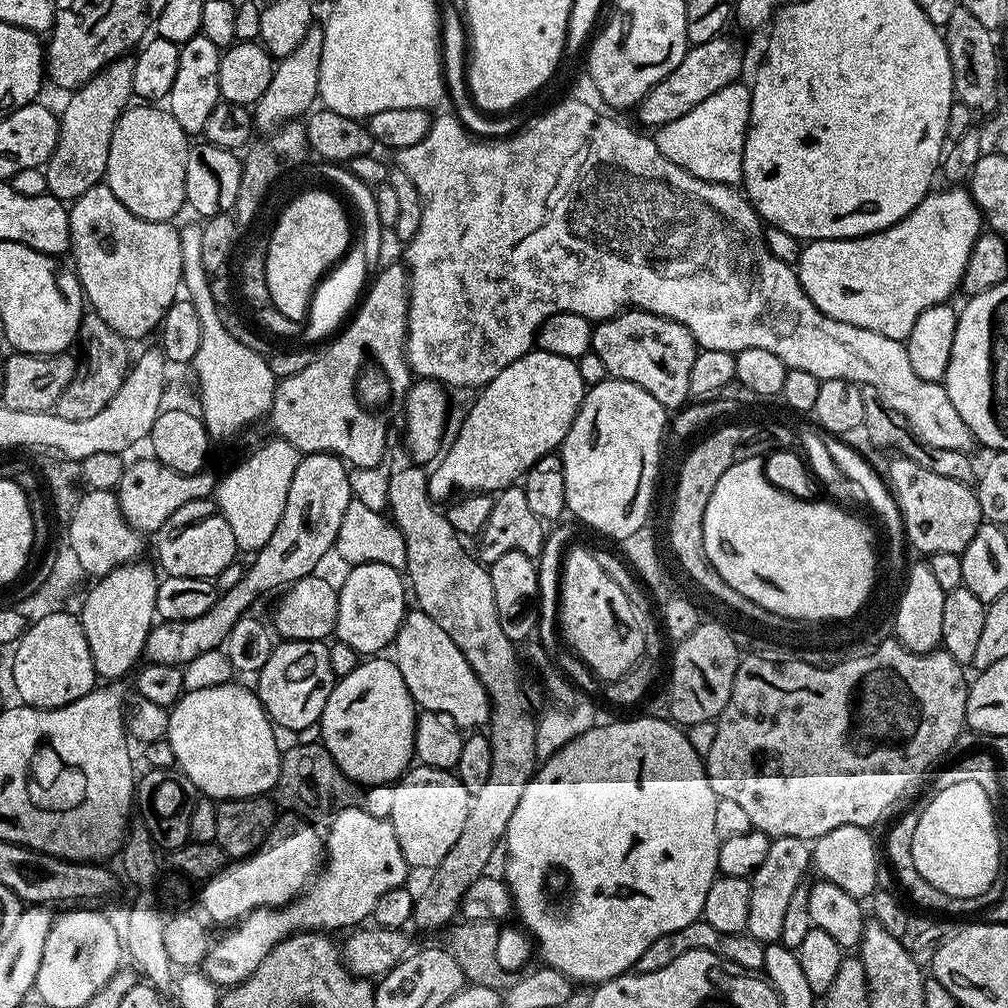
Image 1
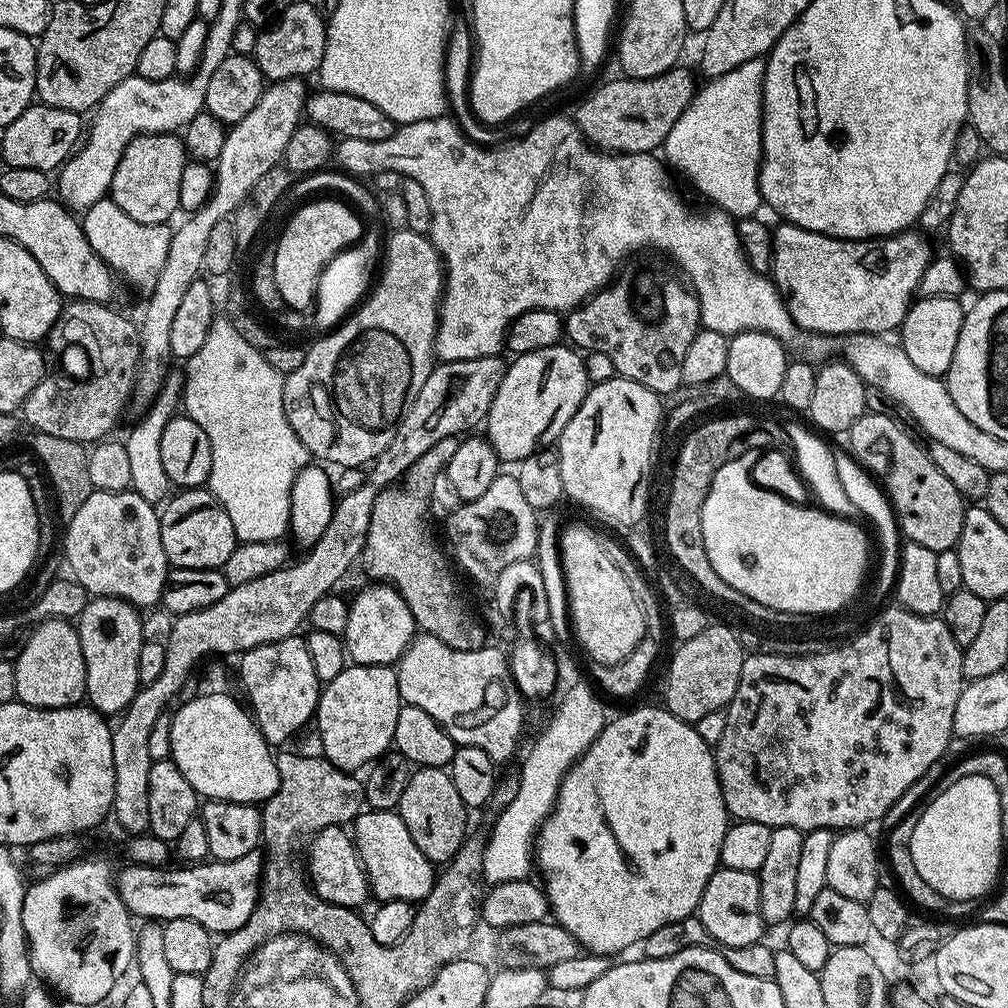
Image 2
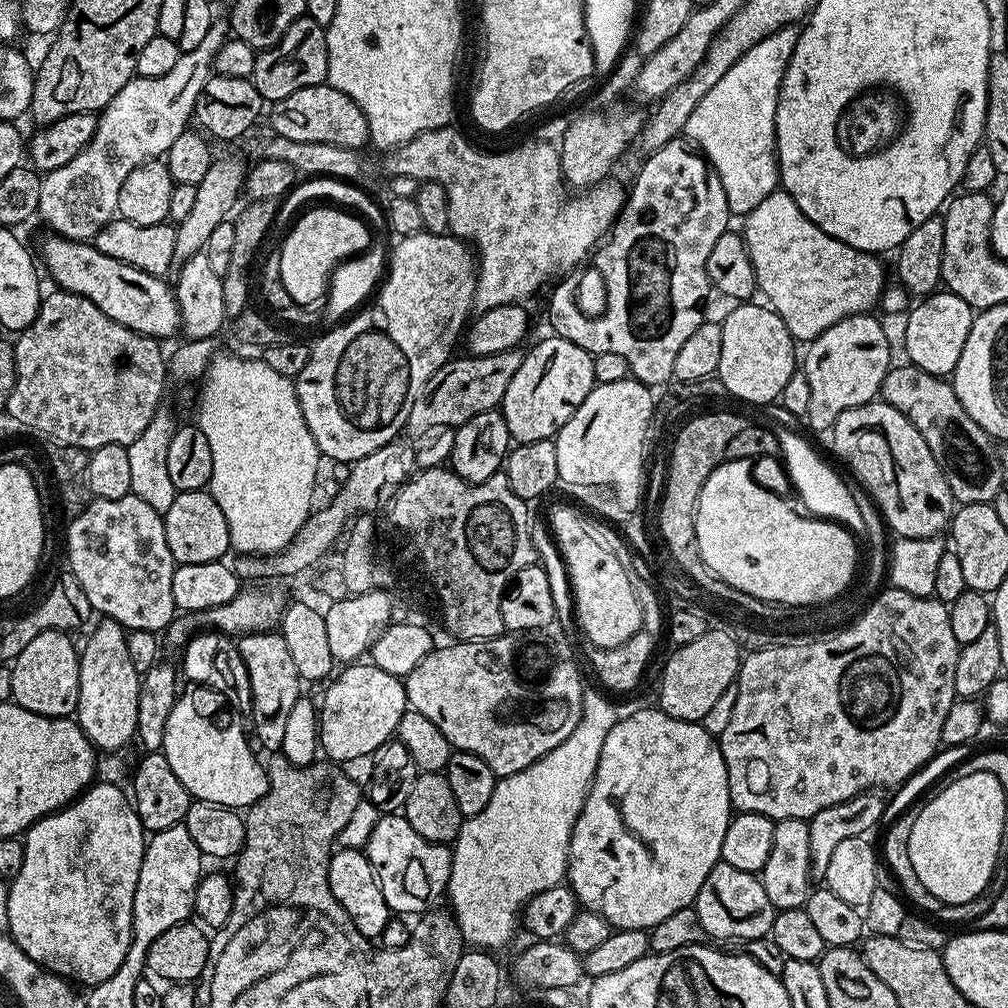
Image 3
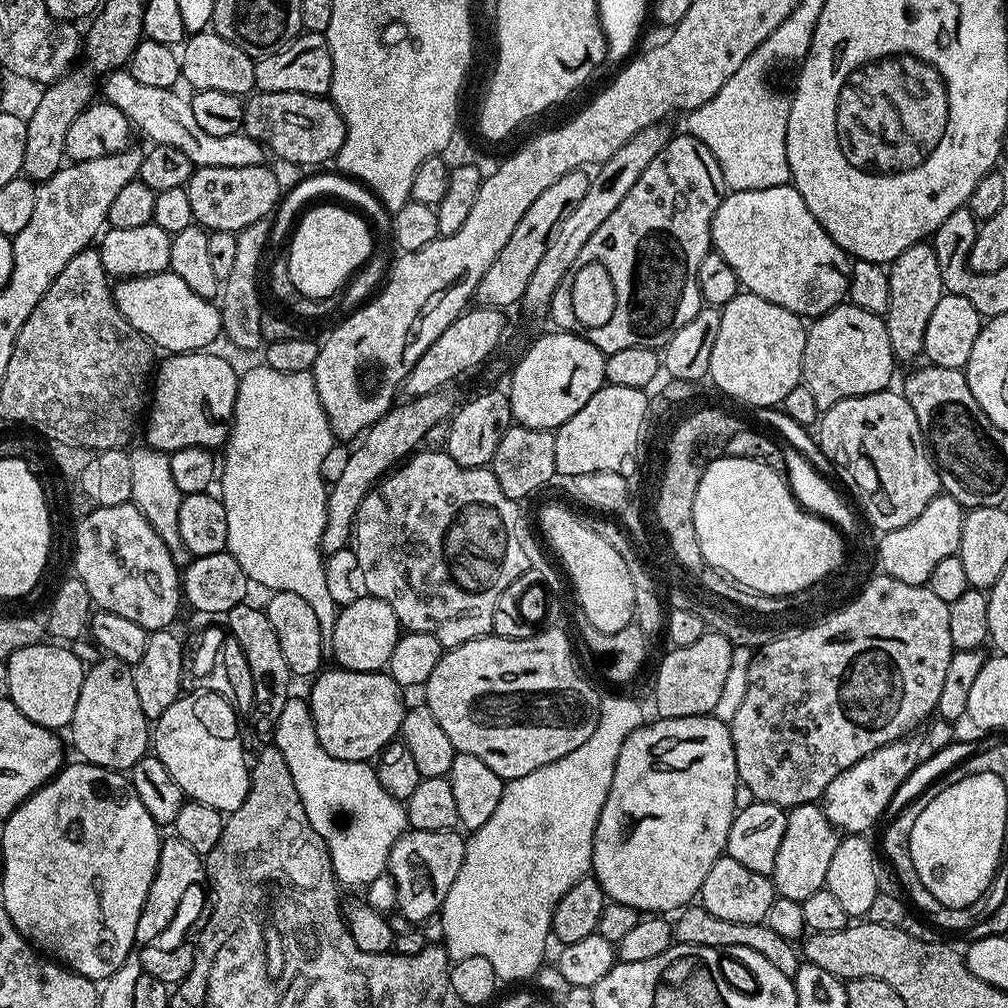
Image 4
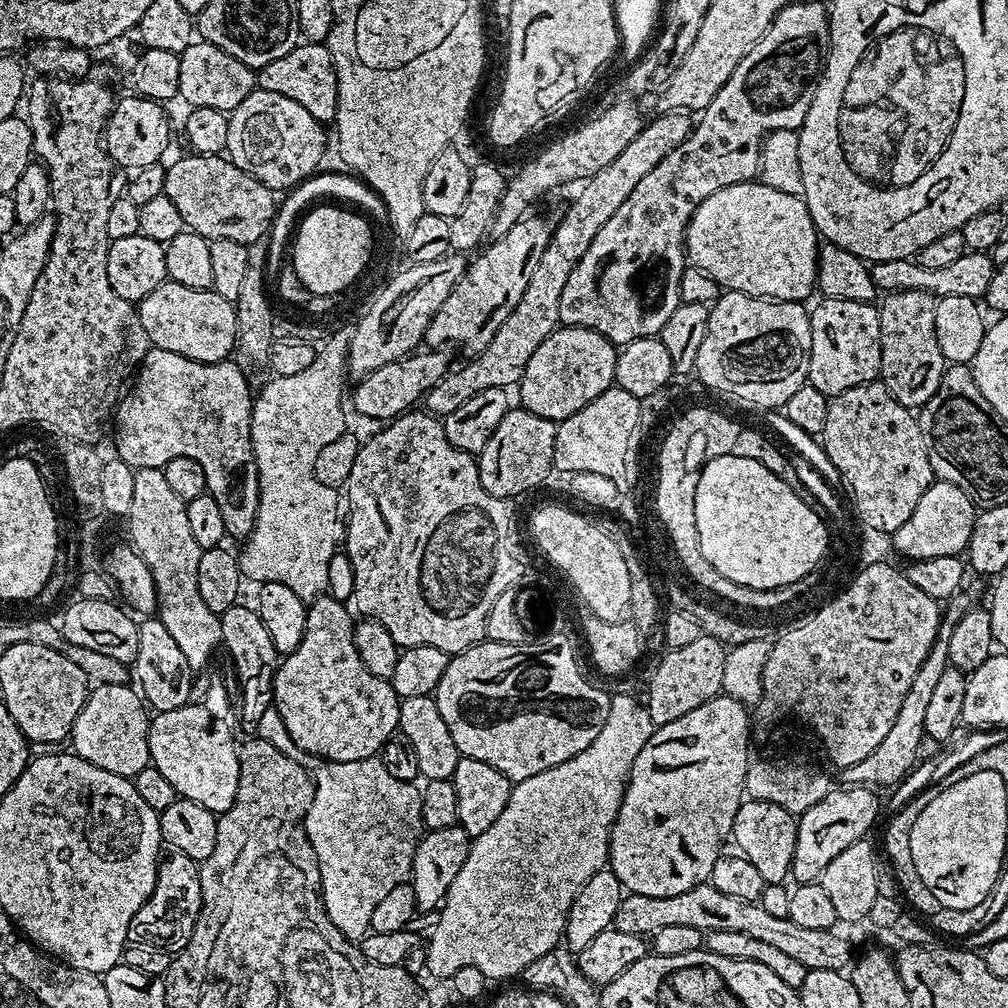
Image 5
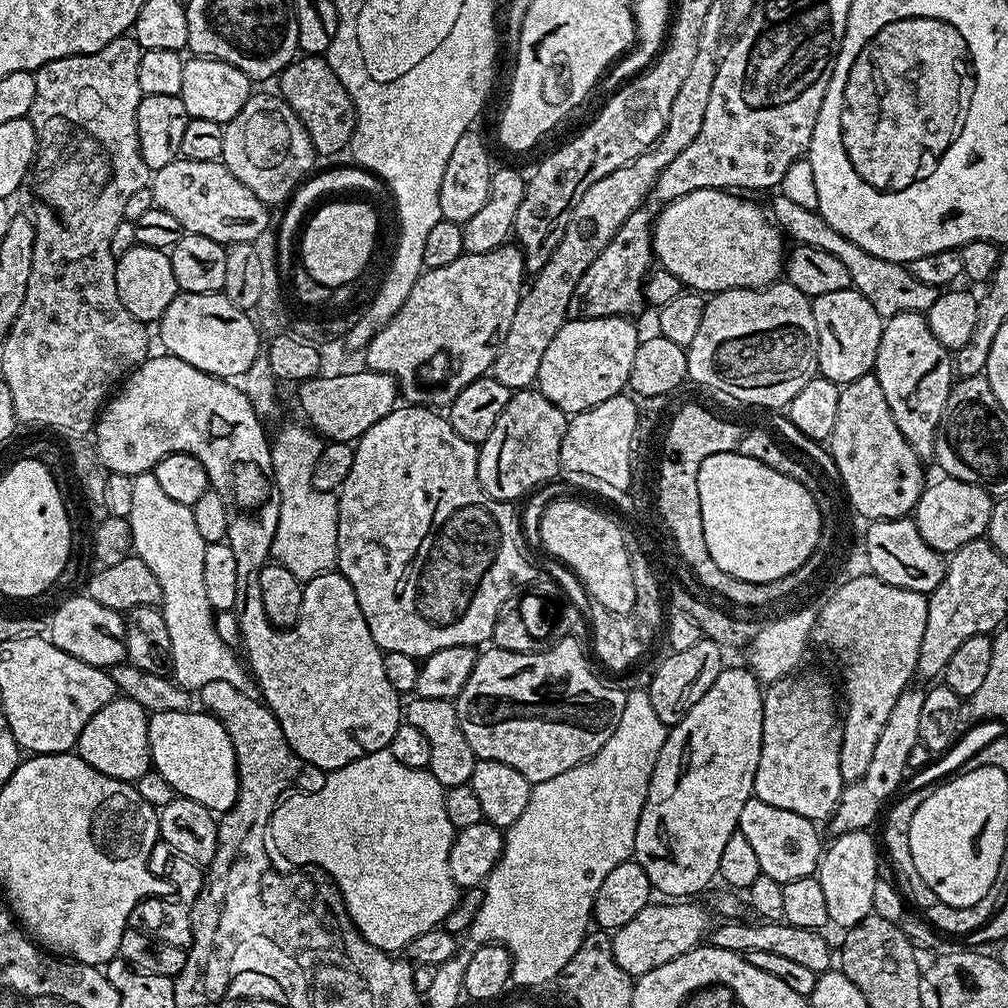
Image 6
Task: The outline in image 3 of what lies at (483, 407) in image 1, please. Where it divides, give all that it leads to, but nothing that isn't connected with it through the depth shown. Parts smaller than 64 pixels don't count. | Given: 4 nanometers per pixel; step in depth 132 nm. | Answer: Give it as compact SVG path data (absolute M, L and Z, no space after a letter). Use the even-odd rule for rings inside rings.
M552 334L549 340L536 344L524 352L518 374L506 386L502 411L506 418L508 435L513 441L525 444L539 440L551 440L562 426L586 402L586 394L595 388L593 355L574 342Z

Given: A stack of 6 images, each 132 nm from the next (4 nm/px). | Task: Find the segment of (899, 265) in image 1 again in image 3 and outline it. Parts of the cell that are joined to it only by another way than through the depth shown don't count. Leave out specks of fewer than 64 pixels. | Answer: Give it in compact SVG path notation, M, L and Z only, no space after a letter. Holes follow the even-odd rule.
M771 192L762 202L758 202L758 206L754 206L752 212L743 217L742 224L742 235L750 254L750 262L754 266L759 295L764 295L767 307L777 312L782 322L786 322L786 330L790 330L793 340L816 340L826 330L830 330L834 322L871 313L879 305L880 296L886 287L884 264L879 260L881 257L871 252L854 250L854 246L838 238L830 238L830 234L826 234L814 222L810 222L802 210L798 210L798 202L794 202L788 192Z

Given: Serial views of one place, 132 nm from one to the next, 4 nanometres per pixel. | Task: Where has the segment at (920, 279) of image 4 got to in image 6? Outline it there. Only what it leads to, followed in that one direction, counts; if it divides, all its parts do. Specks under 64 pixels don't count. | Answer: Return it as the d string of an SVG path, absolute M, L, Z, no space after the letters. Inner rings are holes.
M925 313L894 314L884 320L874 374L878 378L878 386L882 386L886 406L890 406L890 414L894 414L894 422L898 422L898 430L902 430L902 438L910 442L914 454L918 454L921 461L931 461L936 454L936 431L940 425L942 410L954 383L954 356L949 349L942 346L942 342L938 342L938 338L934 338L934 330L930 330Z

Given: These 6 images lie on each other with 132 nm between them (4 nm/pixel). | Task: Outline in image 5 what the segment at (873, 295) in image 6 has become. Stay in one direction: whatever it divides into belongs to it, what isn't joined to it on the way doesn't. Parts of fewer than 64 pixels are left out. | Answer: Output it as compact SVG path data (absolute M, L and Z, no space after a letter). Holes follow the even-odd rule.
M965 250L958 258L954 258L954 262L949 262L946 266L937 266L935 270L916 263L912 258L877 260L871 265L871 270L874 286L884 294L918 290L919 292L928 292L937 298L945 296L946 298L970 298L979 301L987 293L994 265L989 253Z

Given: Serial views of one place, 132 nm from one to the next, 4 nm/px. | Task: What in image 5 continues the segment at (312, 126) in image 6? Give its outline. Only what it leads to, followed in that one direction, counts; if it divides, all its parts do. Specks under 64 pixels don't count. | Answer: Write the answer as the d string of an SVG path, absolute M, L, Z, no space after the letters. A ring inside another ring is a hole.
M301 42L290 54L282 54L275 62L270 62L265 68L259 69L258 87L270 90L274 94L282 94L282 98L290 98L310 110L314 118L325 126L331 125L338 114L338 82L336 67L327 43L309 44Z

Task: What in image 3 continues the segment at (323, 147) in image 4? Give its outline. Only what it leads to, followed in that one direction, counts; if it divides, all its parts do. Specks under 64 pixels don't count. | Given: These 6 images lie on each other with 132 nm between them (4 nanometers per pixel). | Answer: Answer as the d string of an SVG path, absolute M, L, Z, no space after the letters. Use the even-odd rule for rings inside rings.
M330 83L306 86L306 90L290 94L290 98L275 101L271 108L271 131L282 138L290 138L294 142L330 142L330 146L357 150L369 143L366 114L362 114L354 98L346 98L342 90L334 90Z

